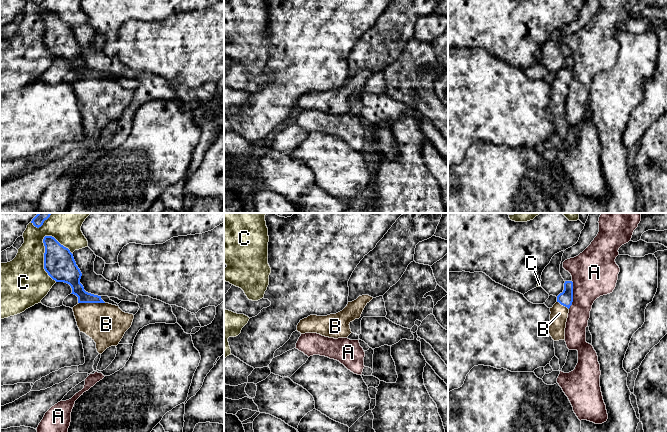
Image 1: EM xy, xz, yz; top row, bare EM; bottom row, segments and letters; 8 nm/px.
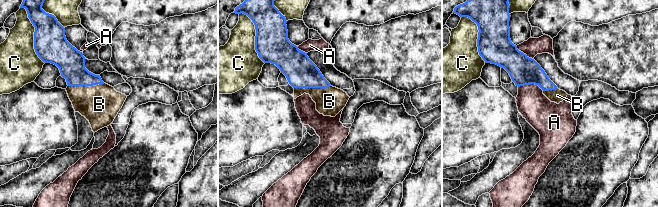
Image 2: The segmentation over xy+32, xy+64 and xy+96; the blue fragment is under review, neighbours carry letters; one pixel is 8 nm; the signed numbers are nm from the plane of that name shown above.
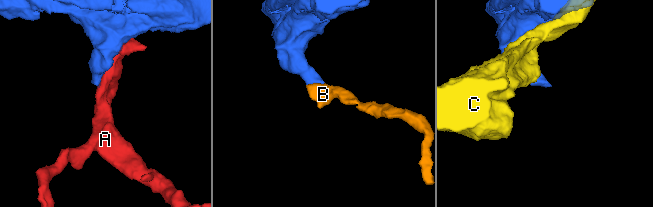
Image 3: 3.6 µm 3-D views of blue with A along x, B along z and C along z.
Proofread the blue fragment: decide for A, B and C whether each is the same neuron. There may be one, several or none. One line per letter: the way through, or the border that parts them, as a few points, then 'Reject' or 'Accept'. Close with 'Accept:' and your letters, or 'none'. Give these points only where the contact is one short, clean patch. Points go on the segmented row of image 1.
A: Reject
B: Path across: xy (72, 278), (77, 289), (92, 302), (92, 310), (106, 324). Accept
C: Reject
Accept: B

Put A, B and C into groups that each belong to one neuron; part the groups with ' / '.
A / B / C

